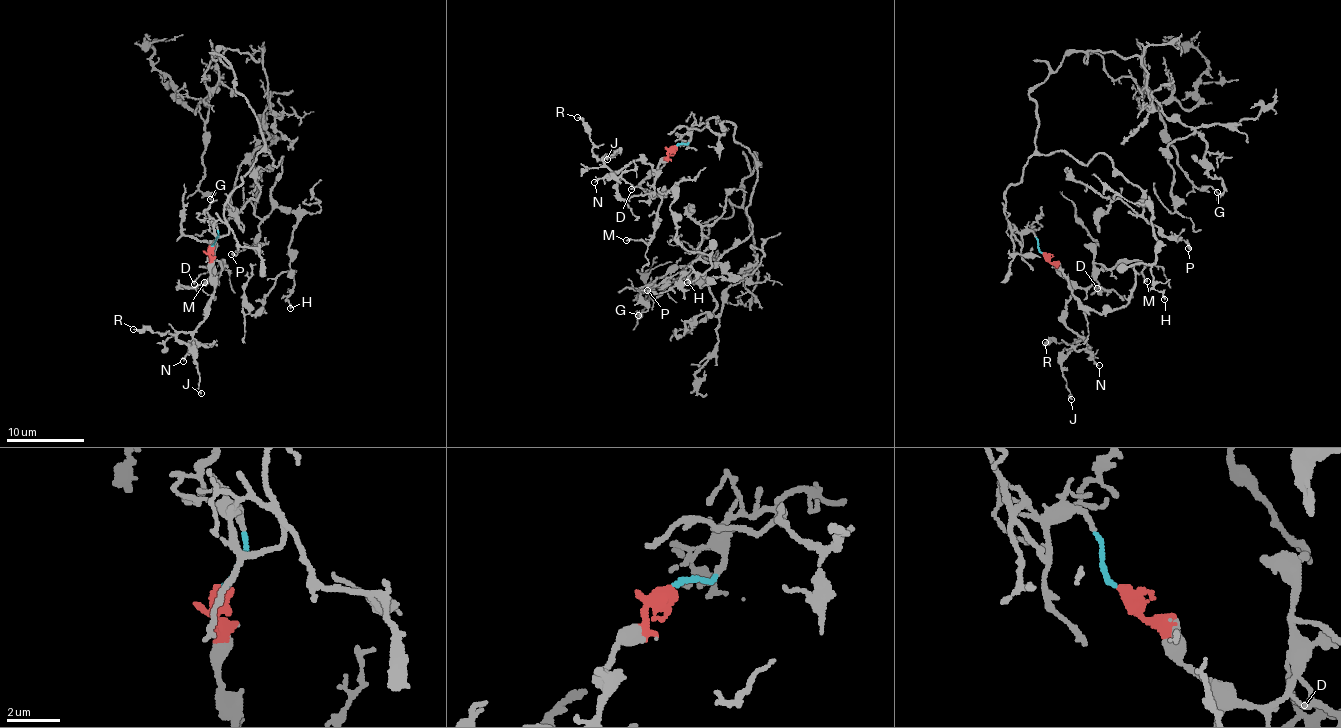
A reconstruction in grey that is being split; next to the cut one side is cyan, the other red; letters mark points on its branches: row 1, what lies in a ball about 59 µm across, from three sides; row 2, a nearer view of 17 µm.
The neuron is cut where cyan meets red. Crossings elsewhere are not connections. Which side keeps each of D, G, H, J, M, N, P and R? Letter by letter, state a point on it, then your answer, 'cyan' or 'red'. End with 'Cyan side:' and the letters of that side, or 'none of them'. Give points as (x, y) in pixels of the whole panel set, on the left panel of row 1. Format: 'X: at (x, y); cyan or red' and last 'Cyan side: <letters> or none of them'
D: at (194, 284); red
G: at (210, 199); cyan
H: at (290, 308); cyan
J: at (201, 393); red
M: at (204, 282); red
N: at (183, 361); red
P: at (231, 254); cyan
R: at (133, 329); red
Cyan side: G, H, P

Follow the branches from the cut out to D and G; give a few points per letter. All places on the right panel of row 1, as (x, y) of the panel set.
D: (1043, 254), (1068, 279), (1083, 288), (1094, 279), (1092, 275), (1097, 288)
G: (1041, 254), (1004, 204), (1035, 150), (1028, 94), (1065, 55), (1096, 53), (1132, 79), (1186, 177), (1218, 192)

